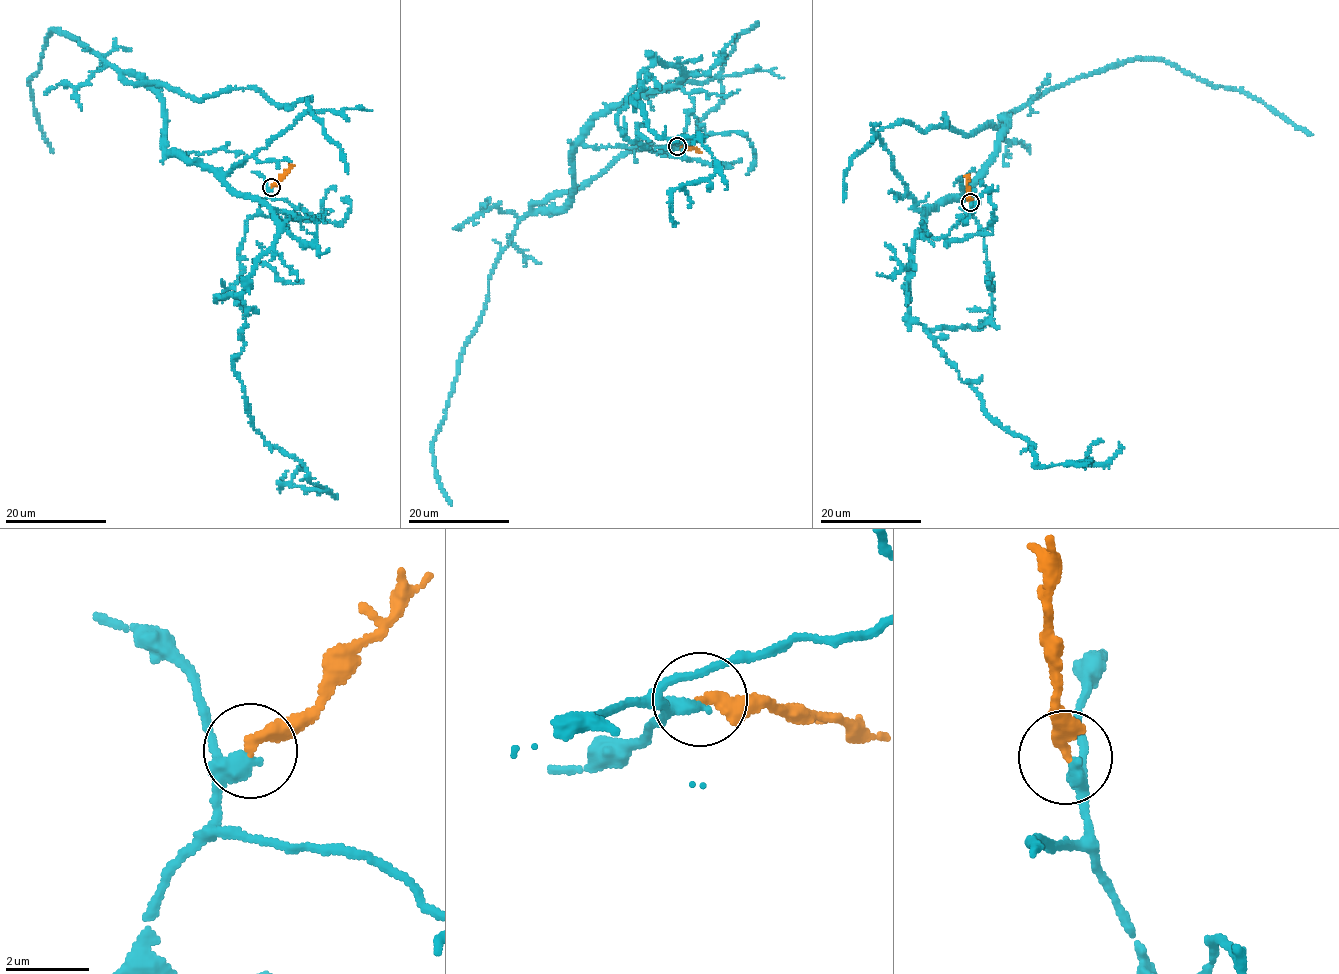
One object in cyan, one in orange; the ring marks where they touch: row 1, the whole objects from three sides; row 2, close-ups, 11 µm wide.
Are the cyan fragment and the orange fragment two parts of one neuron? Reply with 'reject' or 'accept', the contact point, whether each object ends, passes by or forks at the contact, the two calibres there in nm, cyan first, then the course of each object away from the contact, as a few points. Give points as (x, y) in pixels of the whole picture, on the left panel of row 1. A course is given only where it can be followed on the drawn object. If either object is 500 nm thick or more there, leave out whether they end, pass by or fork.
accept; place (271, 187); cyan passes by; orange ends; calibres 300 and 320 nm; course cyan (271, 187), (270, 198), (300, 207), (287, 219), (165, 150), (160, 95), (56, 29), (29, 80), (52, 152); course orange (271, 187), (294, 166)

